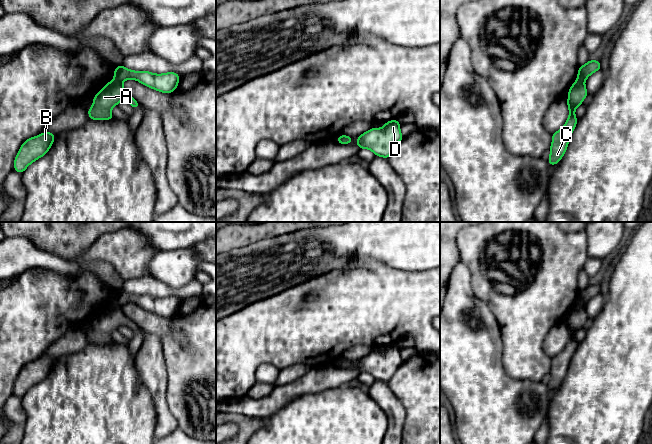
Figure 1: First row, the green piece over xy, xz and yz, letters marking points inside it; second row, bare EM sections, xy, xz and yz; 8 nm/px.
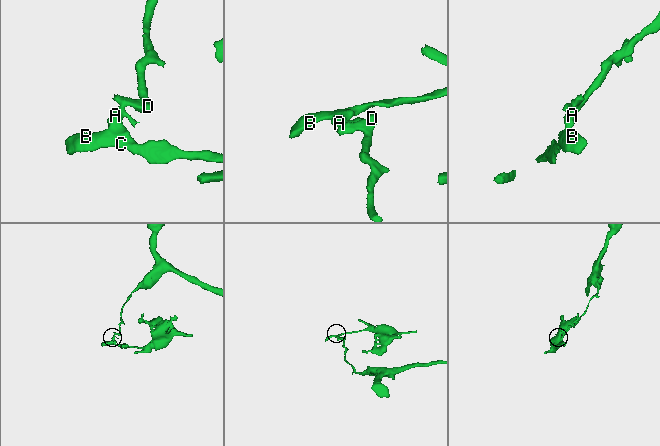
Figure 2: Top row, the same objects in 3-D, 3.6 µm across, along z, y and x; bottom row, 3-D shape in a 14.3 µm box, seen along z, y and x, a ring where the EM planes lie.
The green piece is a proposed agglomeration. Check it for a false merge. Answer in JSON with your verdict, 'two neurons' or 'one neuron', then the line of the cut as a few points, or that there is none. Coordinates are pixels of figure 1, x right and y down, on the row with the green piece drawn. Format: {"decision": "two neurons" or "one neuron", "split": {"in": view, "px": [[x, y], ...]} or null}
{"decision": "two neurons", "split": {"in": "xy", "px": [[114, 79], [121, 83]]}}

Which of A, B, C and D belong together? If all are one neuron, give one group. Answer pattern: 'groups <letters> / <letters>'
groups A B C / D

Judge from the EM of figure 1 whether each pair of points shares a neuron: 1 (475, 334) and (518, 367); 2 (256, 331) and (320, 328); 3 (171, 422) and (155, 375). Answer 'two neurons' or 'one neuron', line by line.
1: two neurons
2: one neuron
3: one neuron

